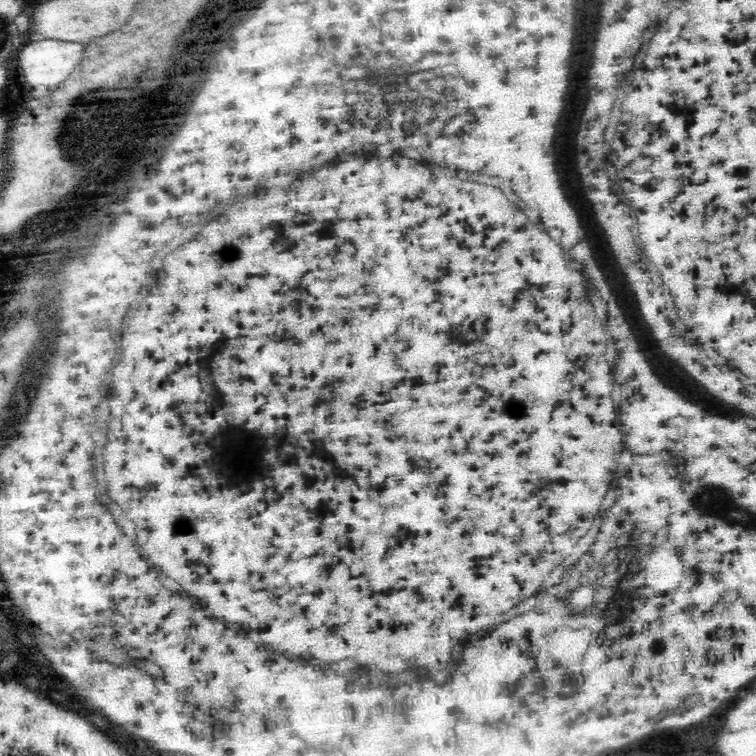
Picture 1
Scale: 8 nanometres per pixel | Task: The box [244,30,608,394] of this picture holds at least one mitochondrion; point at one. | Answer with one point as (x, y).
(373, 98)

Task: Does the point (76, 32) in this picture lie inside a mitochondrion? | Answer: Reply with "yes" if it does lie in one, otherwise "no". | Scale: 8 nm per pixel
no

